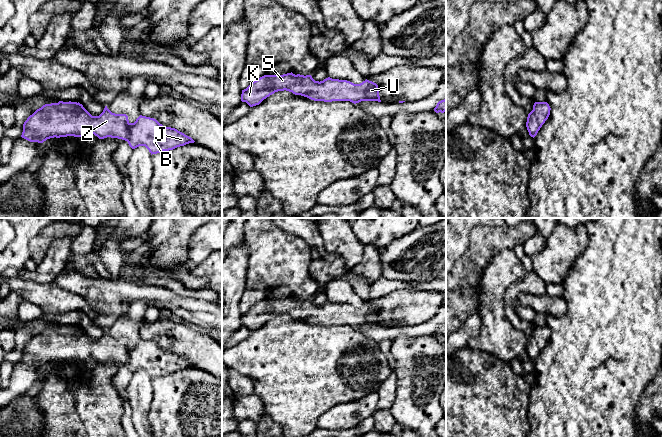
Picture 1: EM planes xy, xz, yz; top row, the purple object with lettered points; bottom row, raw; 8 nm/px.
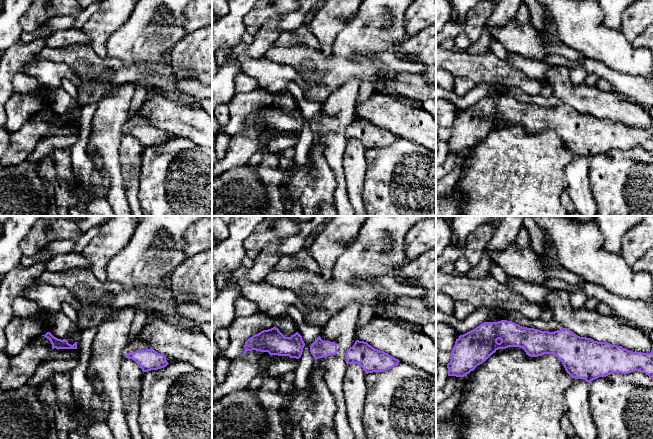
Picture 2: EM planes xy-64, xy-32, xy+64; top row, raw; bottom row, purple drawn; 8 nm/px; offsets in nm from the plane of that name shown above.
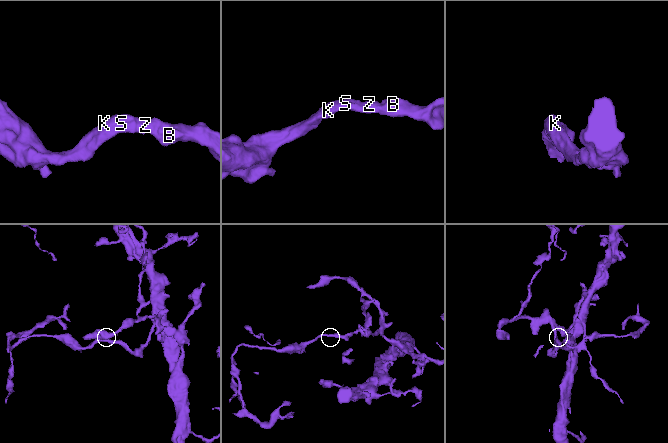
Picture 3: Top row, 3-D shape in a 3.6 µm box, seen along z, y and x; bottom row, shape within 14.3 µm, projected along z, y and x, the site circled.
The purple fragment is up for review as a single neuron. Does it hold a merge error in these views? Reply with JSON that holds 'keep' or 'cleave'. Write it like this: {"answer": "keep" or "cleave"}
{"answer": "keep"}

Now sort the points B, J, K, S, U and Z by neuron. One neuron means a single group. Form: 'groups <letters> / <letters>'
groups B J K S U Z

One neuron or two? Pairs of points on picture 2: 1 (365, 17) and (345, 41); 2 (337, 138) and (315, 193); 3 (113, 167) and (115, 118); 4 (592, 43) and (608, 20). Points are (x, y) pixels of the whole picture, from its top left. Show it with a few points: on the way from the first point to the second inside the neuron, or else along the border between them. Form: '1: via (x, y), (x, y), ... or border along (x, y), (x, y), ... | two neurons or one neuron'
1: via (363, 23), (351, 35) | one neuron
2: border along (316, 142), (322, 148), (336, 185) | two neurons
3: via (111, 155), (111, 130) | one neuron
4: border along (600, 10), (602, 24), (608, 28), (619, 30) | two neurons

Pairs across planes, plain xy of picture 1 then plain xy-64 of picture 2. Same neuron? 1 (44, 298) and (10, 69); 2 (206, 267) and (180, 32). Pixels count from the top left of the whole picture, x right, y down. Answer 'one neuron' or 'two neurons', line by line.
1: two neurons
2: two neurons

